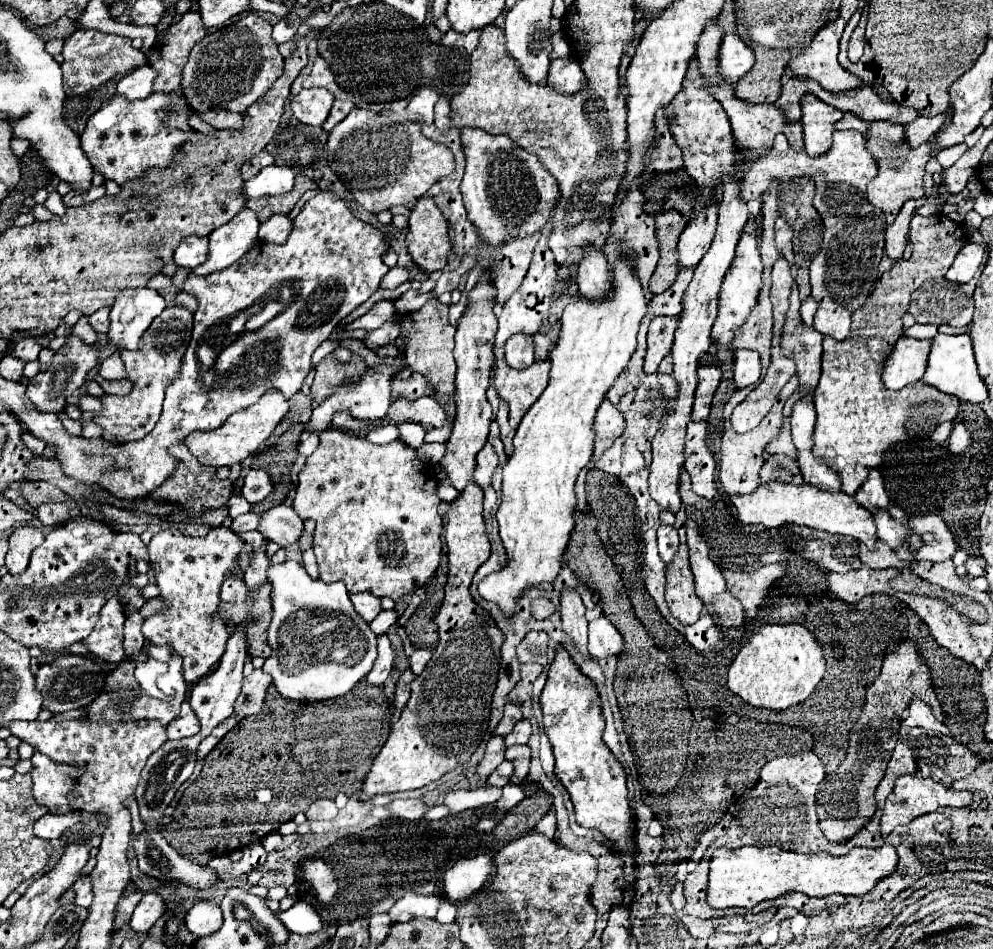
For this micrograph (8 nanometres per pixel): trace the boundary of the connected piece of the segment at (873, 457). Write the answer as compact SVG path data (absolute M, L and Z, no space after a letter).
M915 214L911 220L909 240L911 240L911 258L897 262L891 270L887 270L879 278L875 290L867 298L867 302L853 314L849 338L837 342L827 336L823 340L823 372L821 372L821 378L817 384L817 394L815 394L817 424L815 424L815 434L813 434L813 440L815 440L813 454L817 458L823 458L823 462L841 476L843 492L847 492L849 496L865 482L867 472L881 464L881 456L891 444L903 442L903 440L909 440L915 436L919 436L919 438L931 436L935 426L939 426L941 422L953 420L957 414L957 408L959 408L959 400L955 400L955 396L947 396L945 392L931 388L929 384L913 382L913 384L905 386L903 390L887 390L881 380L883 364L887 362L891 348L903 334L901 316L909 308L911 292L917 290L927 278L943 278L945 272L949 270L955 254L967 244L965 230L955 220L947 218L945 214L933 214L933 216Z

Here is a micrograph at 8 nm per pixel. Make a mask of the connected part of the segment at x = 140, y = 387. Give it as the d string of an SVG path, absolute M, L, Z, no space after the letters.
M179 306L165 308L163 314L151 322L151 328L143 332L143 348L137 348L135 352L121 352L121 360L127 370L127 380L133 382L133 390L125 396L103 394L99 398L103 408L99 412L93 412L93 422L103 428L101 438L105 442L123 444L131 440L143 440L143 436L147 436L155 428L161 416L165 390L173 384L175 378L179 378L183 352L187 350L187 344L191 340L191 328L193 316L189 310Z

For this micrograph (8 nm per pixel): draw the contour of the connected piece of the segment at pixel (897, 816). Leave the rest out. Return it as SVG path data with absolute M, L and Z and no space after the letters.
M903 774L895 780L895 786L891 790L891 794L885 800L883 806L883 814L881 814L881 834L889 836L893 832L895 826L901 824L909 824L911 820L915 820L921 814L929 814L935 812L939 806L967 806L973 800L971 792L955 792L951 788L945 788L937 782L933 782L931 778L919 778L919 776L911 776L911 774Z

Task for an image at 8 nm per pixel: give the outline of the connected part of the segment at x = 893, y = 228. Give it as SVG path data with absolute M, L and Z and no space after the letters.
M907 200L907 204L903 204L901 212L897 214L897 220L887 228L885 234L885 252L889 254L889 258L899 260L905 244L907 244L907 232L909 232L909 220L917 210L917 202L915 200Z

